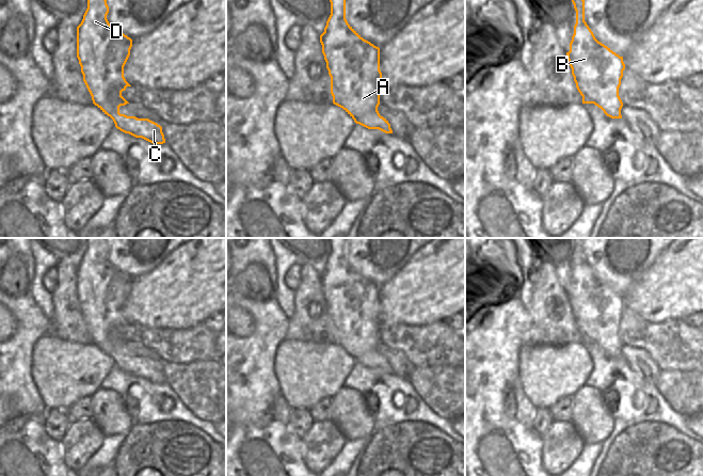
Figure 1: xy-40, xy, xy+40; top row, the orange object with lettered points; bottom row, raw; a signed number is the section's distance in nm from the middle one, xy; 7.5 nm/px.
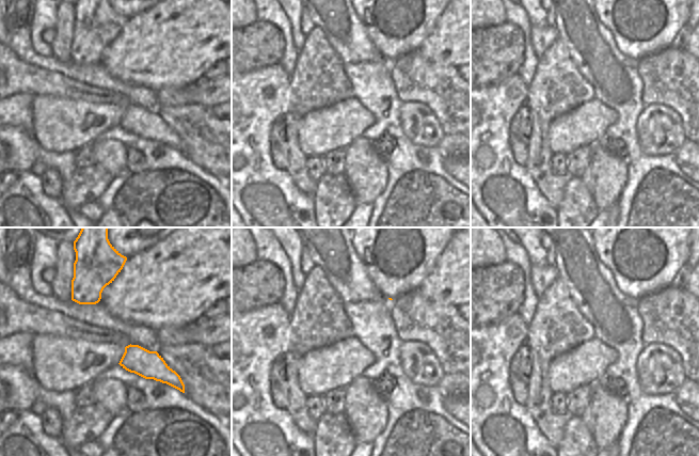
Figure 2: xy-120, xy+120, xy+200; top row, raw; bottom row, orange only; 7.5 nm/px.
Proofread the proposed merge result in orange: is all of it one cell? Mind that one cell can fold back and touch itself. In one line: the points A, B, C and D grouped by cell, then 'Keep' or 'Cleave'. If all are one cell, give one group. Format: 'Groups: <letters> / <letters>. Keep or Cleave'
Groups: A B C D. Keep

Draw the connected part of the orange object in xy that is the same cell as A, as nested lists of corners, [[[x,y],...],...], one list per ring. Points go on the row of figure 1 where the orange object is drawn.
[[[330,0],[331,15],[320,35],[322,53],[331,77],[333,104],[342,108],[356,124],[368,129],[393,133],[390,124],[380,115],[380,48],[364,39],[346,19],[346,0]]]

